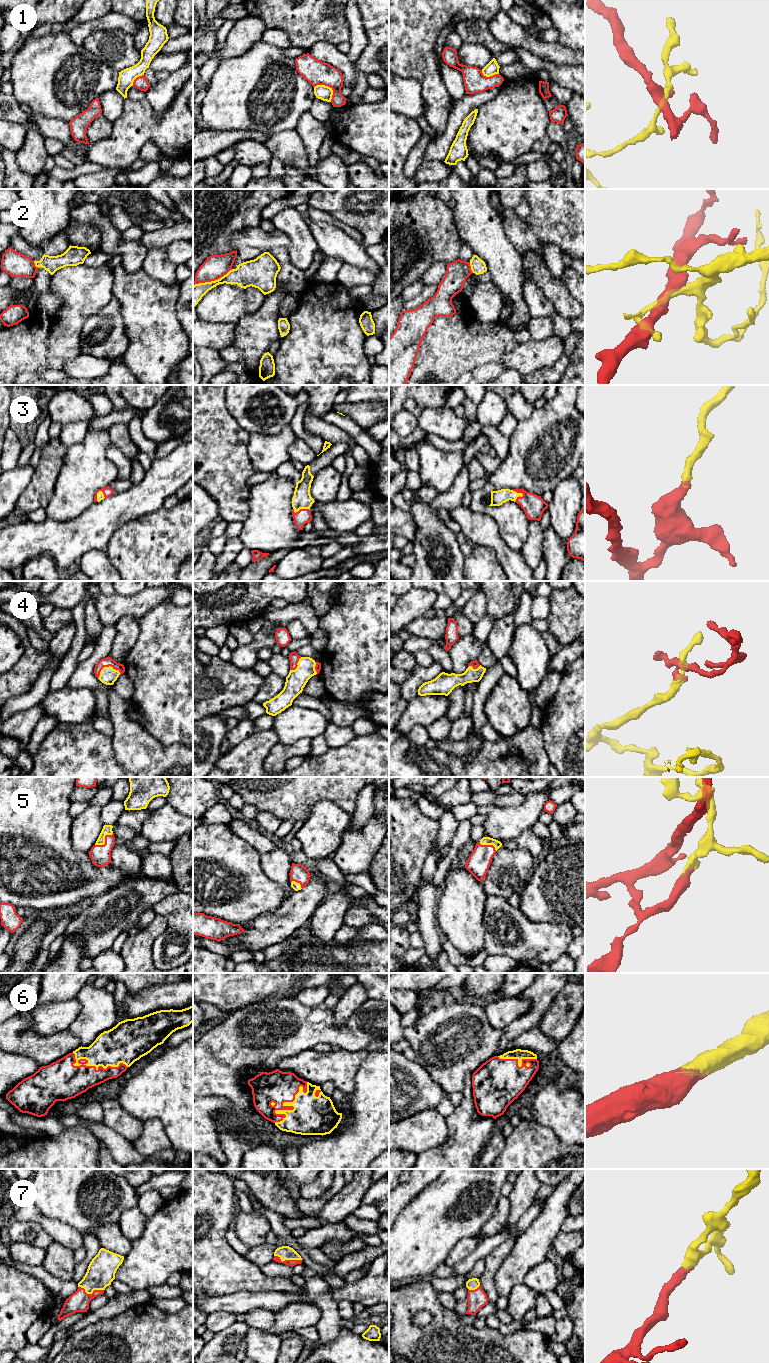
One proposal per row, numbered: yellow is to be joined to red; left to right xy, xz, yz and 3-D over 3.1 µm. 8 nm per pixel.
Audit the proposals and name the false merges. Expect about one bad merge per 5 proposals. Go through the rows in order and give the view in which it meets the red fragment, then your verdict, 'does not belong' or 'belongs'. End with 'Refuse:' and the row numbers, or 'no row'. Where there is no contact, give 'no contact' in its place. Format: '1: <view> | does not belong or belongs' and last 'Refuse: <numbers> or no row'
1: xz | does not belong
2: xz | does not belong
3: yz | belongs
4: xy | belongs
5: xy | belongs
6: xz | belongs
7: xz | belongs
Refuse: 1, 2

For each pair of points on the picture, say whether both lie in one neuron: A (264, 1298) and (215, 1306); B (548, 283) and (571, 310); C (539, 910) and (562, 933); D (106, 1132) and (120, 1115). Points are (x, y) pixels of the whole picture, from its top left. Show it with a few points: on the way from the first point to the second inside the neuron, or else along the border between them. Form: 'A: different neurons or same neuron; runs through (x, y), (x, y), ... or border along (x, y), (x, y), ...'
A: same neuron; runs through (252, 1300), (240, 1303), (227, 1303)
B: same neuron; runs through (555, 290), (564, 303)
C: different neurons; border along (529, 919), (534, 922), (566, 923), (570, 927)
D: different neurons; border along (102, 1121), (129, 1141)

